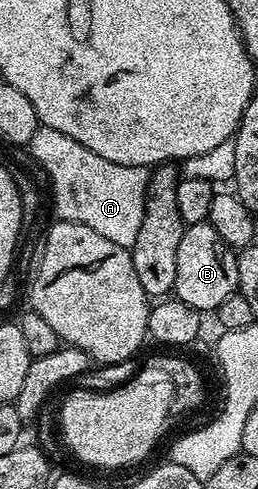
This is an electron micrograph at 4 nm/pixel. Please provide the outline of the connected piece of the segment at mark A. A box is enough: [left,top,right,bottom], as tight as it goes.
[29,126,151,250]

